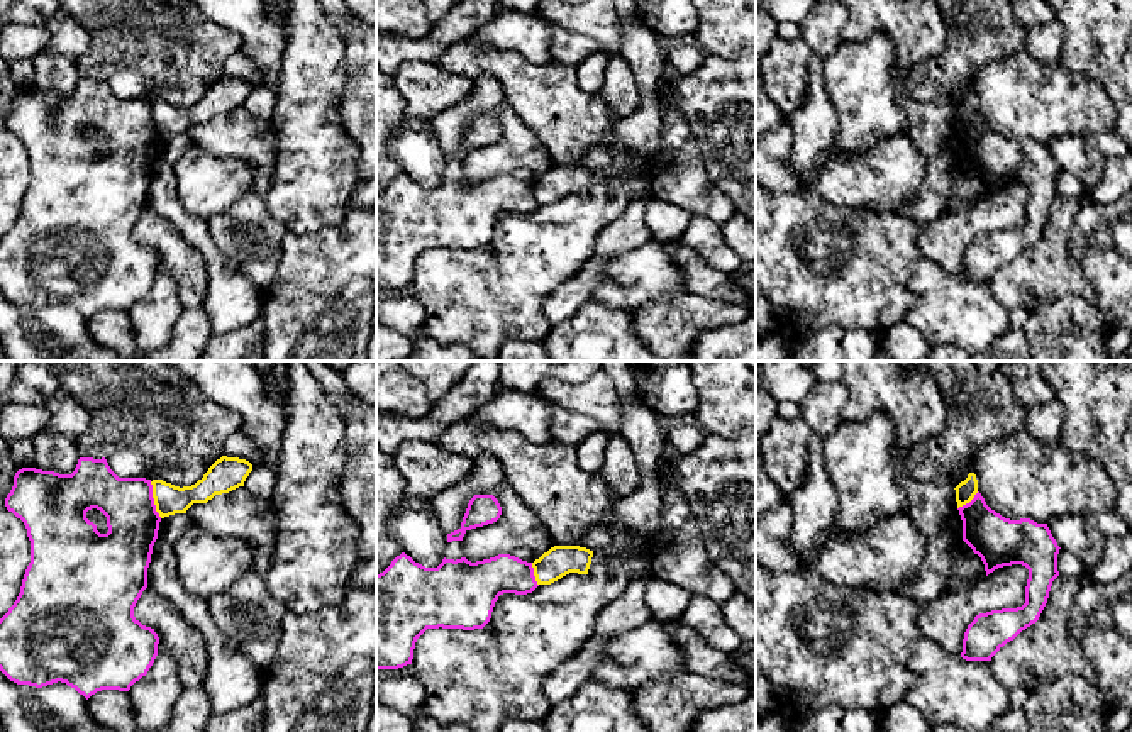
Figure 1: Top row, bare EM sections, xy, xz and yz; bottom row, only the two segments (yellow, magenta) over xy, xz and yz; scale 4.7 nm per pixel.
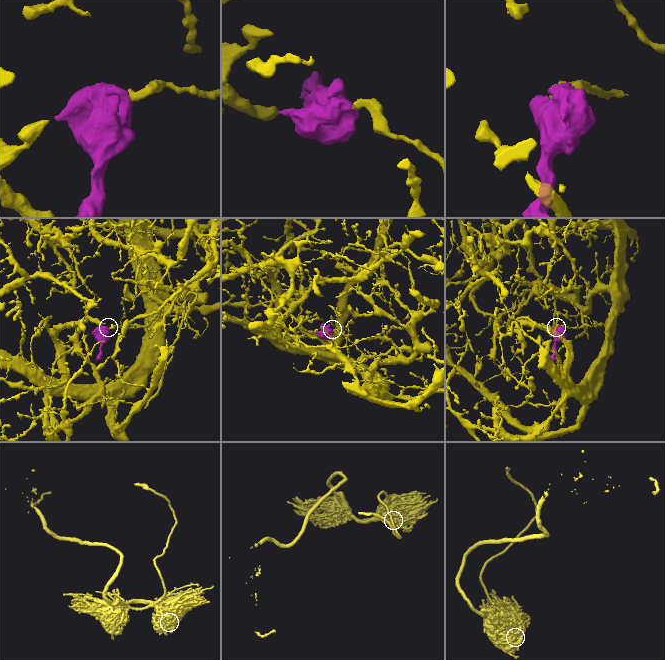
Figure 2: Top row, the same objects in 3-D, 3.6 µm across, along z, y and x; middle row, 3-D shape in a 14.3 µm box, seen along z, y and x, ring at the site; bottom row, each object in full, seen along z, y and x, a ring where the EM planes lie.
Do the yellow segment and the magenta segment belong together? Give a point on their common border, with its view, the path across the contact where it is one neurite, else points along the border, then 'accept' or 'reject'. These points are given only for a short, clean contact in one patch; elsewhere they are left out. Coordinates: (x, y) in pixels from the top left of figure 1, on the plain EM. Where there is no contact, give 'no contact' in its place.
xy (155, 121) | along xy (149, 102), (155, 131), (161, 138) | reject

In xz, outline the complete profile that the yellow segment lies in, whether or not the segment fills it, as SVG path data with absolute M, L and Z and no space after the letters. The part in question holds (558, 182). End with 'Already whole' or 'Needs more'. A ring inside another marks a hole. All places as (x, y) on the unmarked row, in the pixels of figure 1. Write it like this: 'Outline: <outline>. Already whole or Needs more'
Outline: M554 166L532 183L537 205L551 205L569 193L588 195L593 171L580 166Z. Already whole

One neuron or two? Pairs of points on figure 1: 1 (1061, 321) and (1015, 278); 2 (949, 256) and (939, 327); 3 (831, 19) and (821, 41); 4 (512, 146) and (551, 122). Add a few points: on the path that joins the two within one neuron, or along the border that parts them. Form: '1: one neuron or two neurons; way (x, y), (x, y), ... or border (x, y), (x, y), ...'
1: two neurons; border (1082, 295), (1061, 295), (1031, 312)
2: two neurons; border (924, 258), (944, 271), (959, 277)
3: one neuron; way (826, 24), (822, 36)
4: two neurons; border (509, 102), (556, 165)

